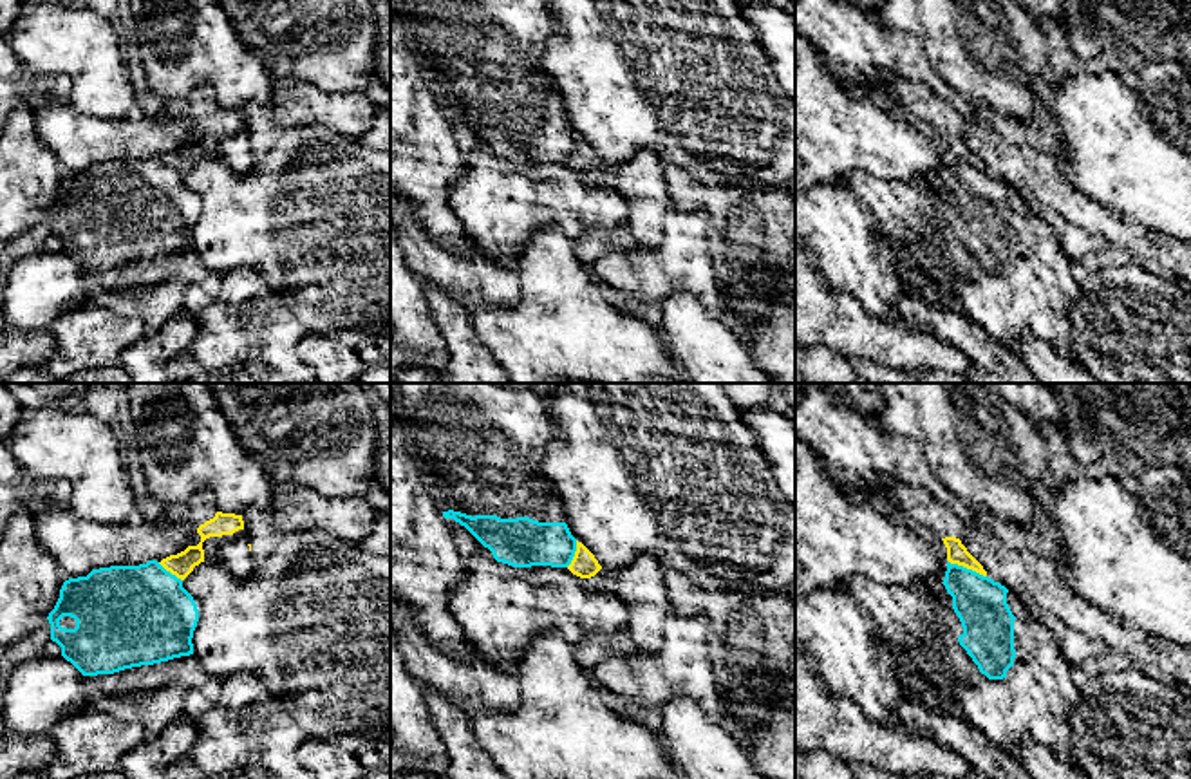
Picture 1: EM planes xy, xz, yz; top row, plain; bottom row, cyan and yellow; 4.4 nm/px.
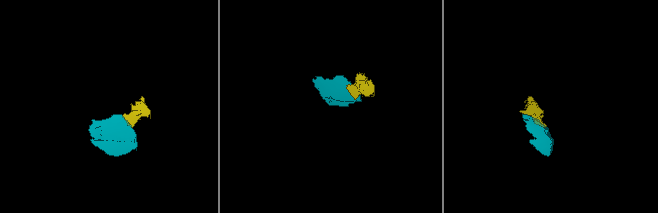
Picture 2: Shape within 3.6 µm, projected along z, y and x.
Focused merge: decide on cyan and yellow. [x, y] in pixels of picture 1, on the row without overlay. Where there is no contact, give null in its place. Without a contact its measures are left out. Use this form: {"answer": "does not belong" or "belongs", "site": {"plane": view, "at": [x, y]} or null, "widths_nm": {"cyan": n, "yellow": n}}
{"answer": "does not belong", "site": {"plane": "yz", "at": [965, 163]}, "widths_nm": {"cyan": 240, "yellow": 100}}

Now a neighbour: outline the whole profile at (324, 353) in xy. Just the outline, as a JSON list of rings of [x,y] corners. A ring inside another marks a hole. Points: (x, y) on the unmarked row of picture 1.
[[[381,331],[351,336],[307,333],[298,352],[314,369],[316,383],[352,383],[370,365],[390,365],[390,336]]]

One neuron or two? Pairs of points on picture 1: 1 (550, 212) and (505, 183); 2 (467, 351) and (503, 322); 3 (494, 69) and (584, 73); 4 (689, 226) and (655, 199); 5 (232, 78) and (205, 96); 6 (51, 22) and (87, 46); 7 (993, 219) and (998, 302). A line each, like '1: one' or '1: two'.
1: one
2: two
3: two
4: two
5: two
6: one
7: one

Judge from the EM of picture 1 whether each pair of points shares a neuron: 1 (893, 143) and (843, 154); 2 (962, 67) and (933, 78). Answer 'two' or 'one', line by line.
1: one
2: two

